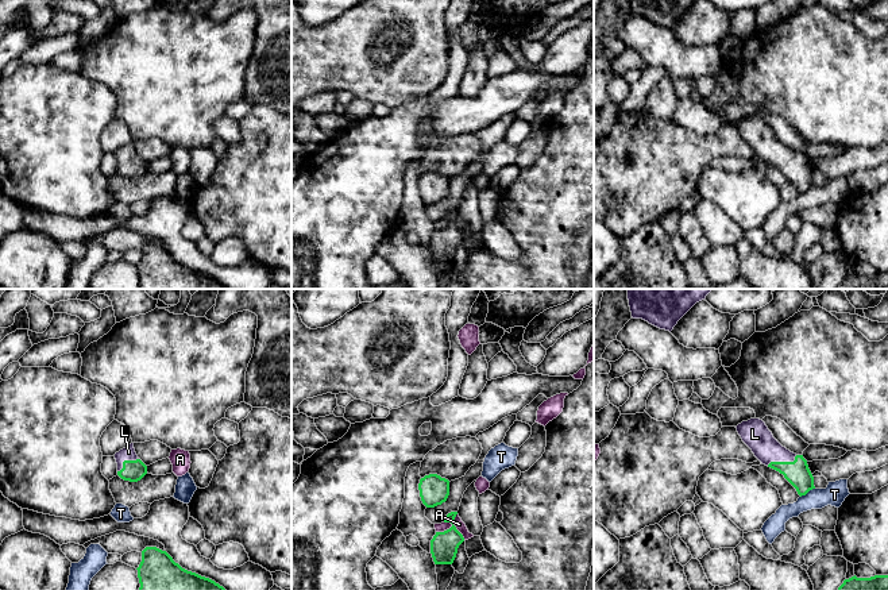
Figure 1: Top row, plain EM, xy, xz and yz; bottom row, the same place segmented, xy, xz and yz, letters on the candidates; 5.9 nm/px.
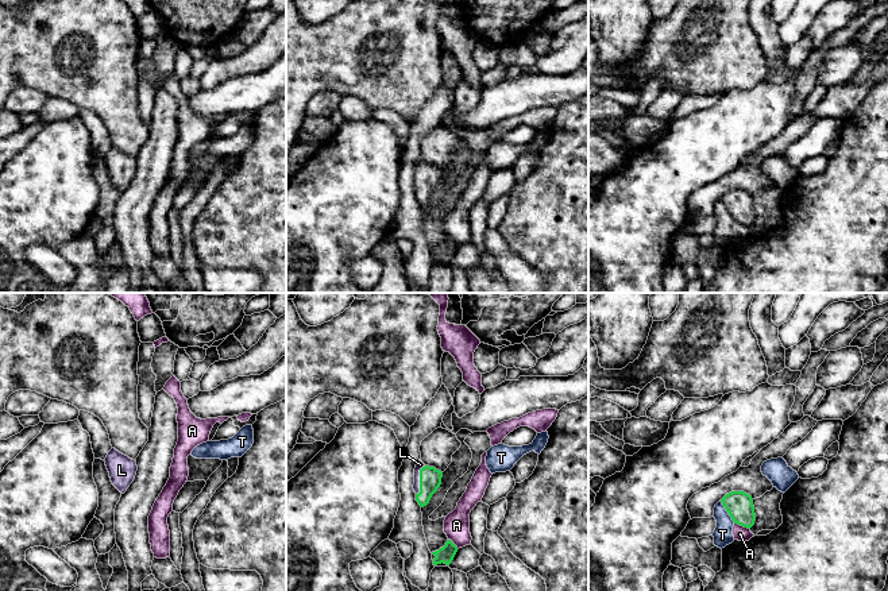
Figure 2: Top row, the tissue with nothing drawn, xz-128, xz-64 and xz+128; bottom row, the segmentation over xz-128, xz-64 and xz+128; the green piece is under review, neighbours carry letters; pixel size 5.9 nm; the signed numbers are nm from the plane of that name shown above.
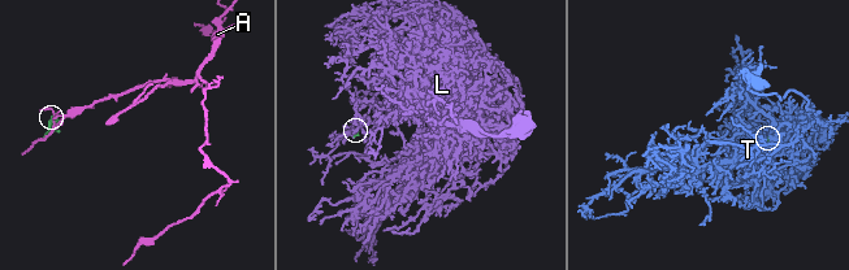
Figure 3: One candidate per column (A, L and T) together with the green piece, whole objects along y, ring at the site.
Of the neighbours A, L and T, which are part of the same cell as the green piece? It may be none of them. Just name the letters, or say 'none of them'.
L

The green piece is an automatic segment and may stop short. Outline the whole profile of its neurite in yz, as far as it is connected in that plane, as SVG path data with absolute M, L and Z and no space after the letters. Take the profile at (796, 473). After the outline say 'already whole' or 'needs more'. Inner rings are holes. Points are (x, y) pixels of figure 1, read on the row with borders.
M750 419L736 428L754 456L762 464L783 474L800 497L815 489L814 477L803 455L796 455L783 447L762 420Z | needs more

